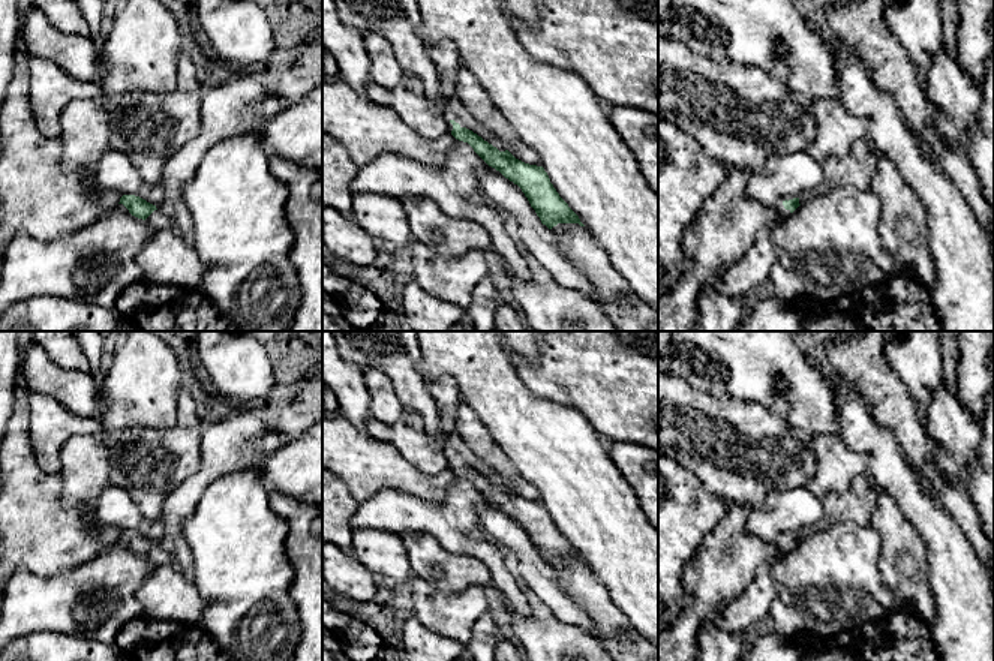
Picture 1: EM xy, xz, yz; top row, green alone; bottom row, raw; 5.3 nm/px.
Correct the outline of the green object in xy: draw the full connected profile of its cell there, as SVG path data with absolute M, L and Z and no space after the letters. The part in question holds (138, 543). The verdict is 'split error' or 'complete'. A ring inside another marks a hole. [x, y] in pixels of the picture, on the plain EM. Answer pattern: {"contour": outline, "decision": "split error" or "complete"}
{"contour": "M123 531L118 540L123 540L132 552L142 556L145 556L154 546L157 546L156 541L135 531Z", "decision": "complete"}

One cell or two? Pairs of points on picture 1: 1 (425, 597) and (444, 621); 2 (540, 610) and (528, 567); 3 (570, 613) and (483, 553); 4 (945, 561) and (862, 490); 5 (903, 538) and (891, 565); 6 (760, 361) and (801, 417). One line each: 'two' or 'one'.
1: one
2: two
3: two
4: two
5: one
6: one

